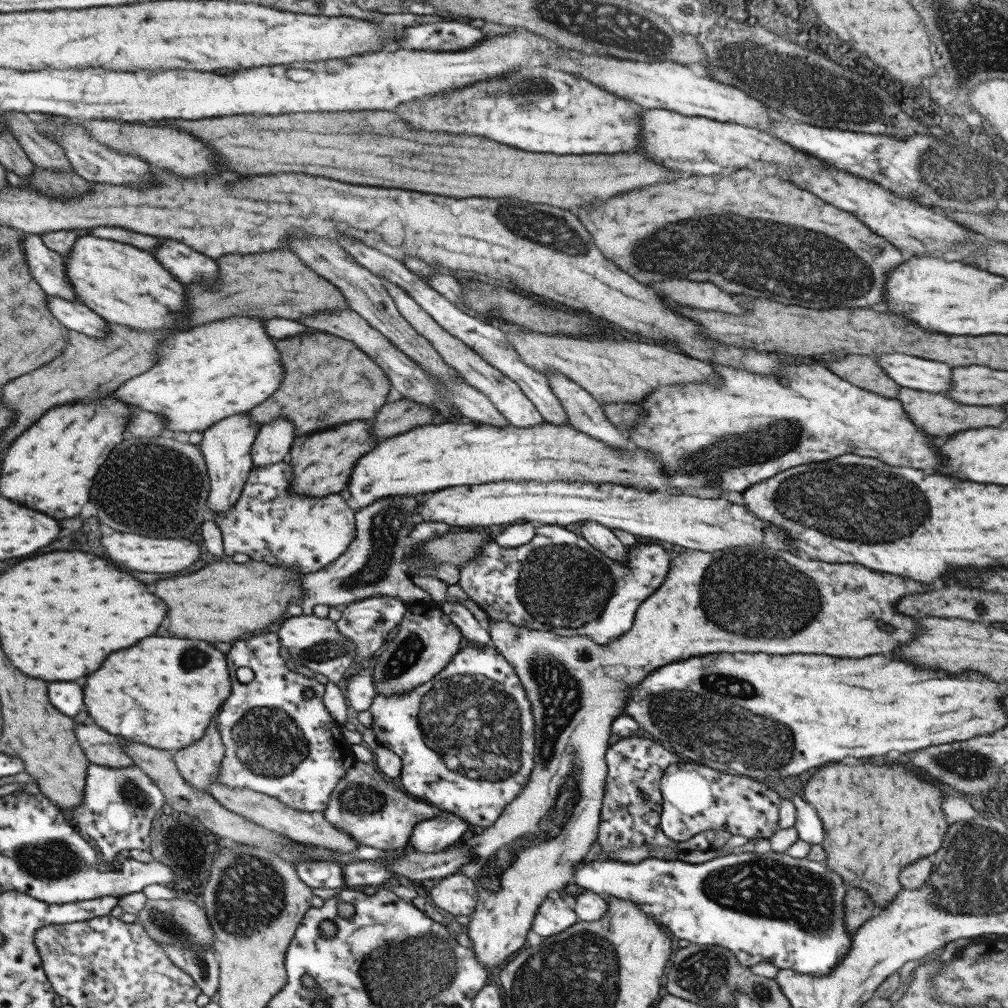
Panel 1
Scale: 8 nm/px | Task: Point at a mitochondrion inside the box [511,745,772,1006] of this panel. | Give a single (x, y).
(704, 973)

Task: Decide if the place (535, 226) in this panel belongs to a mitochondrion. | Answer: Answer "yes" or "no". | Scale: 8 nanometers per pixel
yes

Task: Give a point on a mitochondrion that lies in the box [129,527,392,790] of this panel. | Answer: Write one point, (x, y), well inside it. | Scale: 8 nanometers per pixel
(268, 742)

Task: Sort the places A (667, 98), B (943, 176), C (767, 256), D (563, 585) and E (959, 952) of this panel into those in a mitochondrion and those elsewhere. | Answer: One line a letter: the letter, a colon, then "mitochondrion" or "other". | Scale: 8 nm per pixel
A: other
B: mitochondrion
C: mitochondrion
D: mitochondrion
E: other

